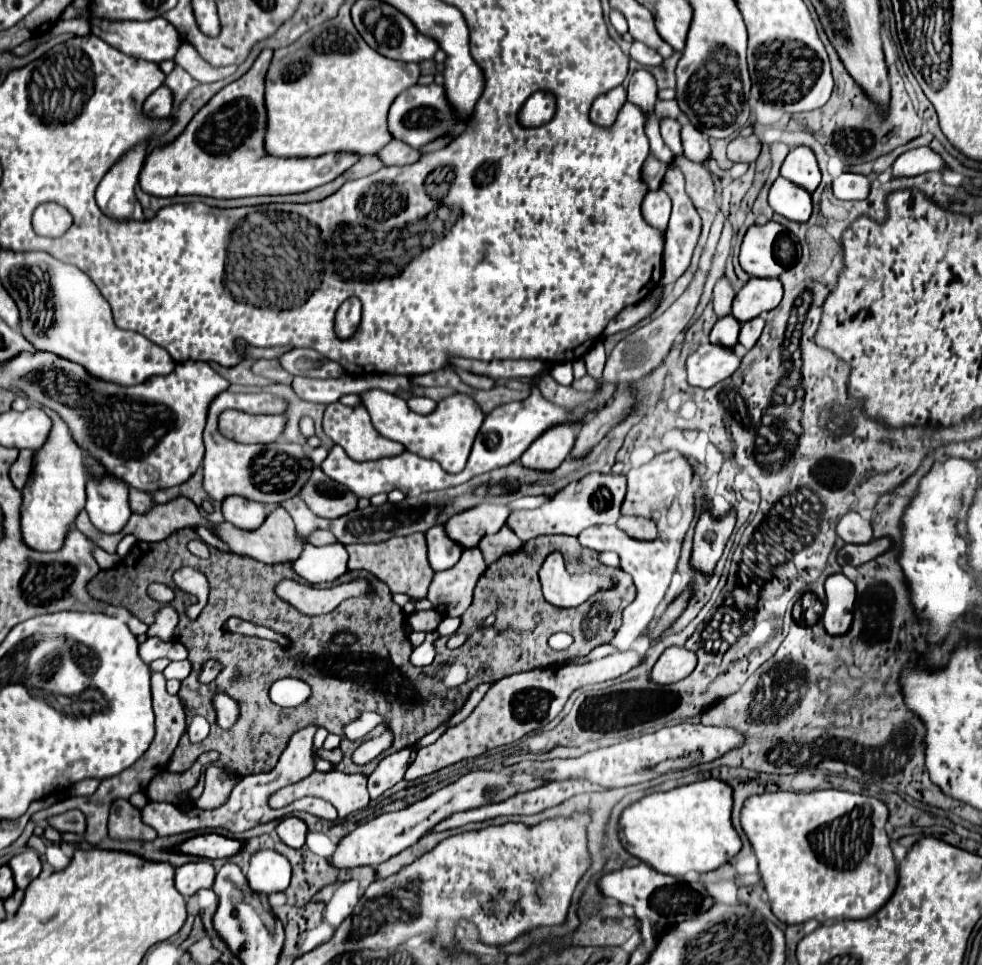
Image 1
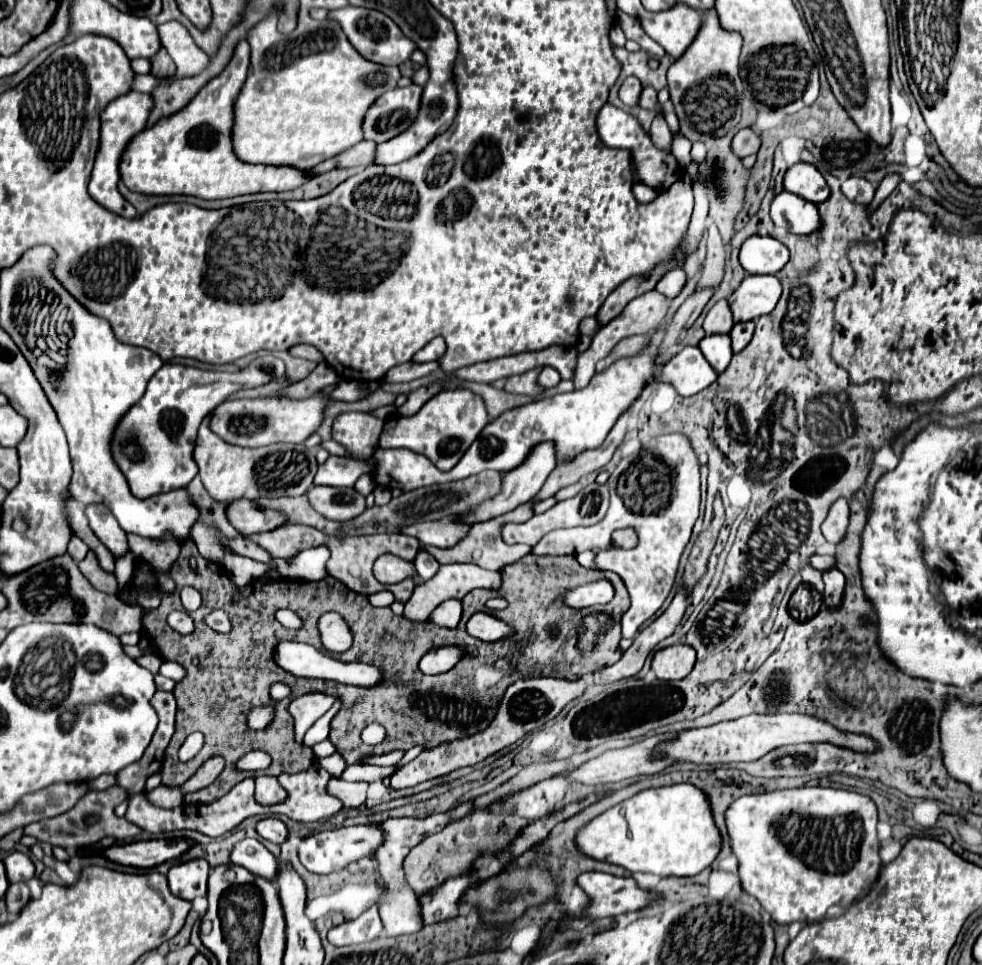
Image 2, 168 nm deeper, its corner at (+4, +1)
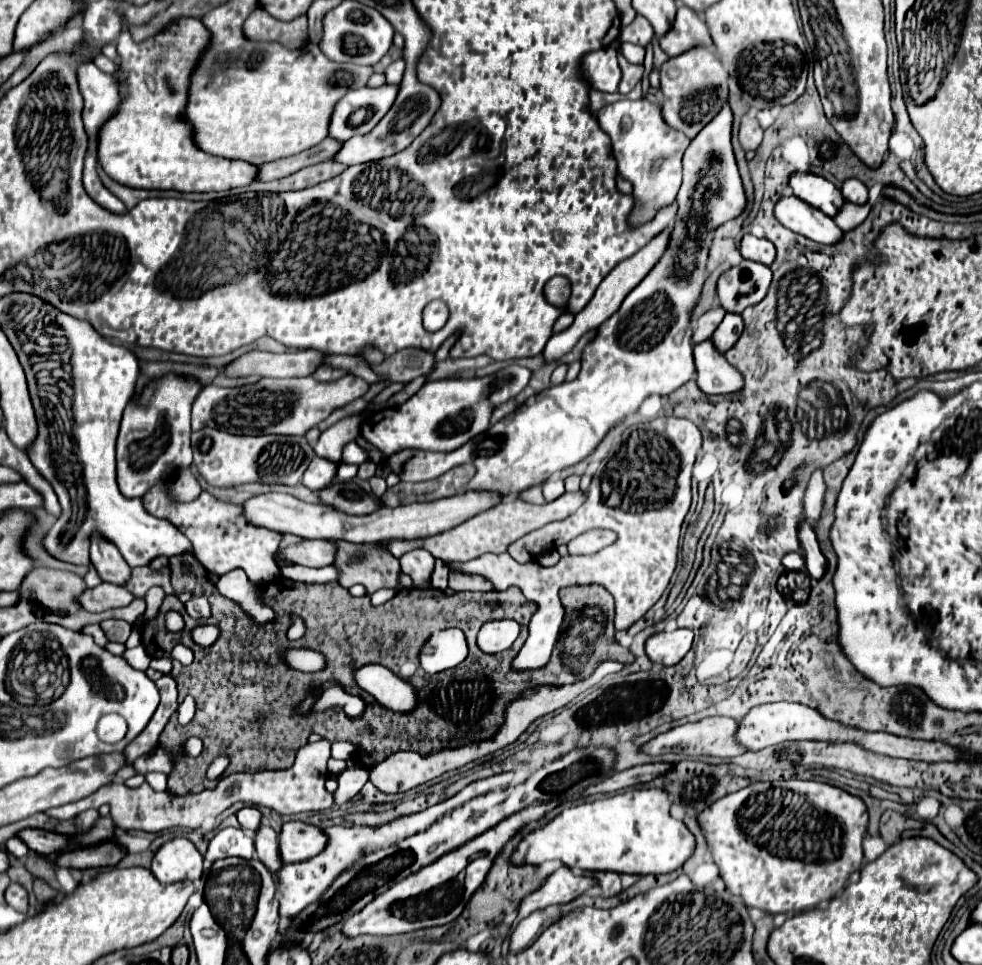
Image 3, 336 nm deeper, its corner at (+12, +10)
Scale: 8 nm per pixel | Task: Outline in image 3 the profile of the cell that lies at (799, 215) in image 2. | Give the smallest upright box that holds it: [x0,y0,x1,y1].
[775,195,843,245]

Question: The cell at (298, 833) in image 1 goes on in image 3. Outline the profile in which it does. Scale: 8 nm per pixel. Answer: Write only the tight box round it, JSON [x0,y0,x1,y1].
[237,807,261,831]

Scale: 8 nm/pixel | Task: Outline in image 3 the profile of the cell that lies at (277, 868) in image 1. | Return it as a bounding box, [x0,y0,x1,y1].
[205,827,255,861]

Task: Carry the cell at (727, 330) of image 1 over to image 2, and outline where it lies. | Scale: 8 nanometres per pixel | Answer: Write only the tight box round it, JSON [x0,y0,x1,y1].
[699,334,733,374]

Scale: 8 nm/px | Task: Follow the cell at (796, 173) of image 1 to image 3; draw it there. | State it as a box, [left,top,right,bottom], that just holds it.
[789,171,845,217]

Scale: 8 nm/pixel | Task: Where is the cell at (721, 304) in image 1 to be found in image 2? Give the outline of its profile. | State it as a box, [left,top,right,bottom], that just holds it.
[703,300,733,336]

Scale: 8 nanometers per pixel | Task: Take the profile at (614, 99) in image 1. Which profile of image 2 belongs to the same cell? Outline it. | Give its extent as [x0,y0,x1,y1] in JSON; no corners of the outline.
[597,104,681,192]

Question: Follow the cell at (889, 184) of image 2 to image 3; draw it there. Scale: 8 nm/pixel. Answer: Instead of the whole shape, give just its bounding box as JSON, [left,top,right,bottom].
[833,201,871,231]

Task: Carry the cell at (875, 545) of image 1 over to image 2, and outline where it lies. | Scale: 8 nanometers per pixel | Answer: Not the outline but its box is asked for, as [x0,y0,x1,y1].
[809,556,835,572]

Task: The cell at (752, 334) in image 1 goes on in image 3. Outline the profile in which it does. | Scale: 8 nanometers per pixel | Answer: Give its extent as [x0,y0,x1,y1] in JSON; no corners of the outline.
[713,313,743,353]

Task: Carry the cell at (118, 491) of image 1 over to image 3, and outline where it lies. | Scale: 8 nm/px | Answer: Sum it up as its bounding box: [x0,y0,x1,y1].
[91,533,131,585]

